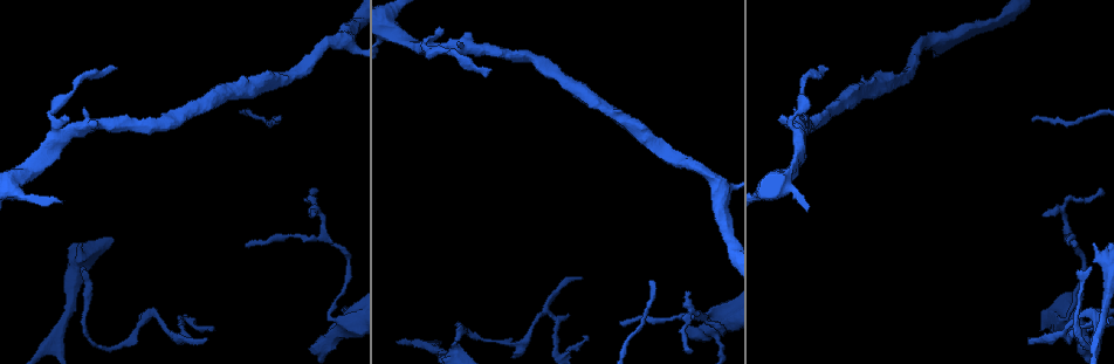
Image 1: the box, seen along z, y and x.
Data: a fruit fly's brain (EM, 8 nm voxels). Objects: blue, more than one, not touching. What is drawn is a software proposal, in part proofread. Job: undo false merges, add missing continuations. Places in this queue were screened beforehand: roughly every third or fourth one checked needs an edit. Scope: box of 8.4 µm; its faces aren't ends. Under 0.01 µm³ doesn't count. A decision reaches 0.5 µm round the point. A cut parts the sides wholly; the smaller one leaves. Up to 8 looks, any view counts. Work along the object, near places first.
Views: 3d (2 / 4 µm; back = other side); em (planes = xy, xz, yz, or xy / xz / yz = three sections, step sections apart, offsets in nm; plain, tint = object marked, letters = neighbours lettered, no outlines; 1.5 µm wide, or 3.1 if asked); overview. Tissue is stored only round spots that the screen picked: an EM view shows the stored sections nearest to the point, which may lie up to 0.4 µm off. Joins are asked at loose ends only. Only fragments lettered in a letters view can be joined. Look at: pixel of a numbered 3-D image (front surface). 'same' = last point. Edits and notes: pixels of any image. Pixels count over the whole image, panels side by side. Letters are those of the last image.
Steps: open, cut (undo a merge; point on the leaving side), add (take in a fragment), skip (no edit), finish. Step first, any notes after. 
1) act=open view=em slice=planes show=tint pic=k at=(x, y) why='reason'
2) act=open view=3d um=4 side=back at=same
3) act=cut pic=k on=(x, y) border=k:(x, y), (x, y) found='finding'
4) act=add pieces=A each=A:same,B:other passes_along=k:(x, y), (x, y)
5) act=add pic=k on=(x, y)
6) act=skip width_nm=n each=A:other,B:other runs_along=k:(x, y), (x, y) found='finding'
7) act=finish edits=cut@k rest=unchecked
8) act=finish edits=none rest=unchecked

act=open view=em slice=planes show=letters pic=1 at=(689, 292) why='an open end'

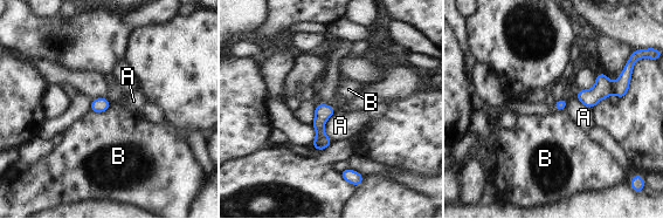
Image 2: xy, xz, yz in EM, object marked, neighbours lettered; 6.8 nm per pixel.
act=skip each=A:other,B:other border=2:(111, 107), (103, 111), (90, 111) found='none of them fits'

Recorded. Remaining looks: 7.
act=open view=3d um=2 pic=1 at=(819, 68) why='free end'

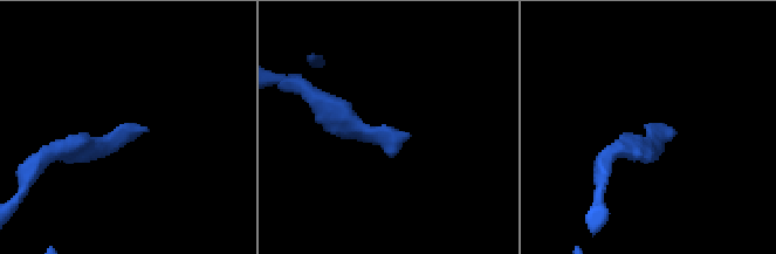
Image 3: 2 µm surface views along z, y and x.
act=open view=em slice=xz step=4 show=letters pic=3 at=(411, 135)

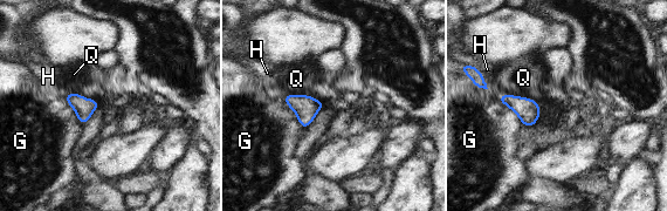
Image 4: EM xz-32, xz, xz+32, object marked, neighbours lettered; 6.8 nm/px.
act=skip each=G:other,H:other,Q:other border=4:(507, 93), (533, 99), (541, 114) found='no lettered fragment goes on from it'

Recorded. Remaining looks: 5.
act=open view=3d um=2 pic=1 at=(555, 347) why='sharp bend'

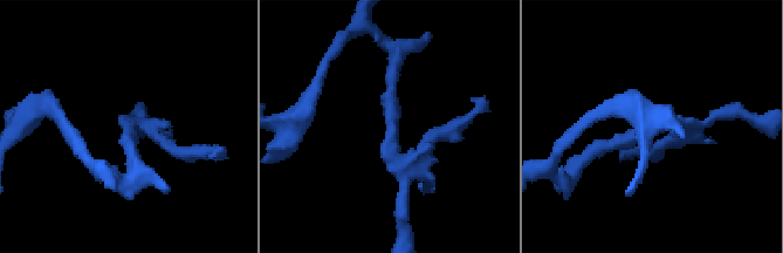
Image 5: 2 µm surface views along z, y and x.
act=open view=em slice=xy step=8 show=plain pic=5 at=(392, 129)

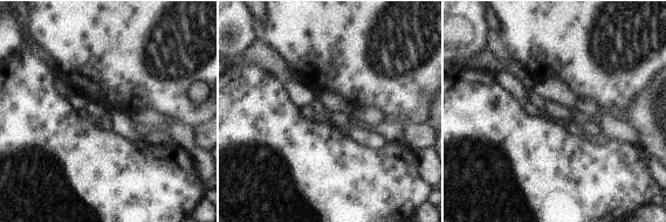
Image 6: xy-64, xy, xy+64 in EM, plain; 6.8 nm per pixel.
act=open view=em slice=xy step=8 show=letters at=same why='see the neighbours'

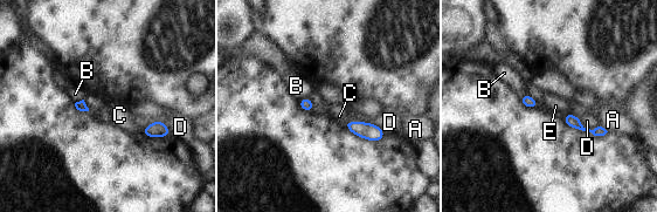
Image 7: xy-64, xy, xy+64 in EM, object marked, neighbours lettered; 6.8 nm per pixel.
act=skip longest_contact=D:150nm each=A:other,B:other,C:other,D:other,E:other found='continuous, no second cell'

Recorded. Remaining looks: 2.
act=finish edits=none rest=unchecked

